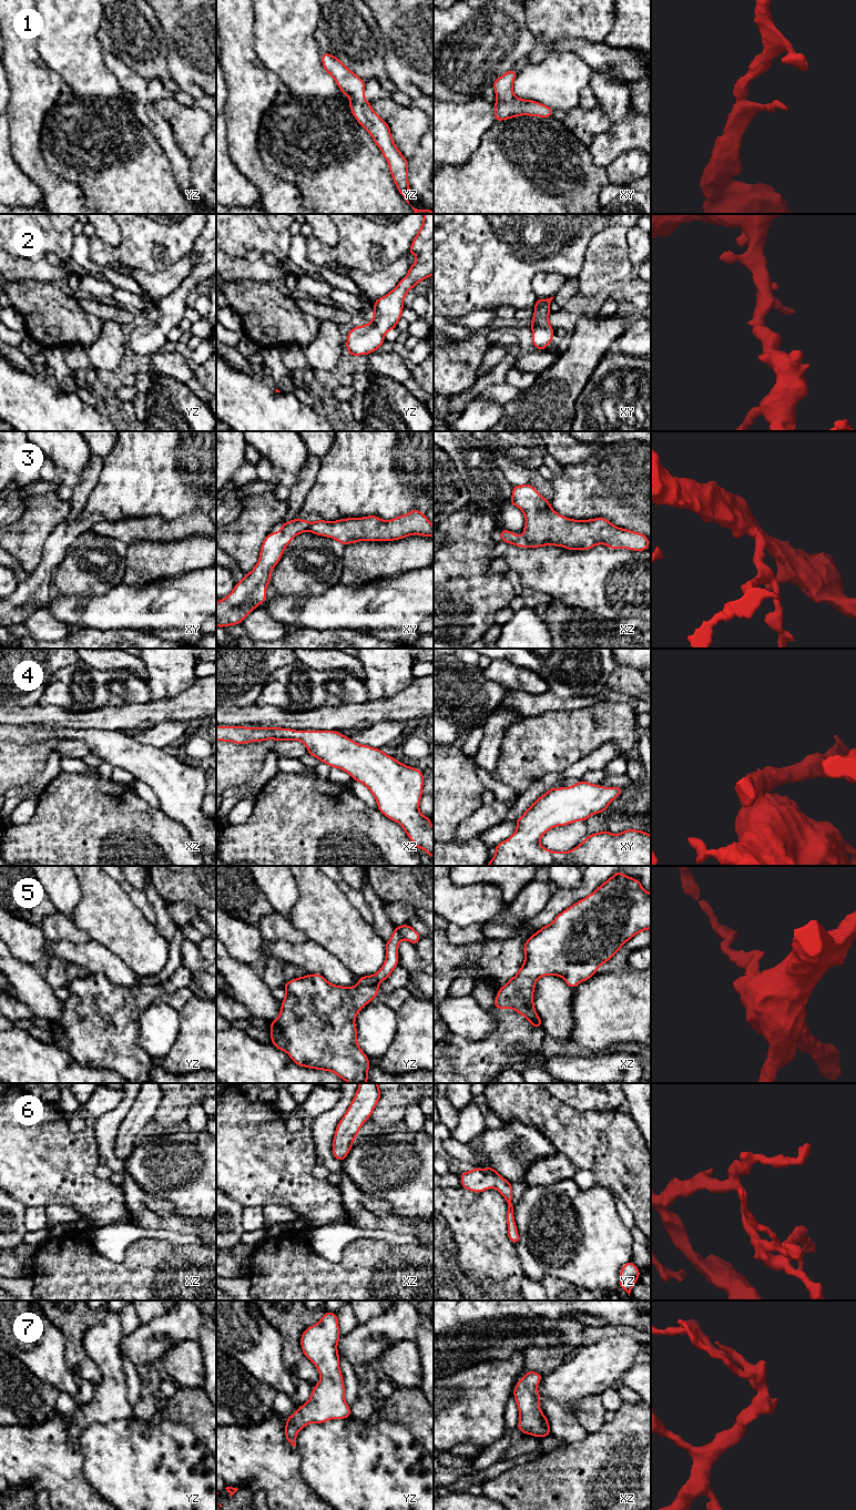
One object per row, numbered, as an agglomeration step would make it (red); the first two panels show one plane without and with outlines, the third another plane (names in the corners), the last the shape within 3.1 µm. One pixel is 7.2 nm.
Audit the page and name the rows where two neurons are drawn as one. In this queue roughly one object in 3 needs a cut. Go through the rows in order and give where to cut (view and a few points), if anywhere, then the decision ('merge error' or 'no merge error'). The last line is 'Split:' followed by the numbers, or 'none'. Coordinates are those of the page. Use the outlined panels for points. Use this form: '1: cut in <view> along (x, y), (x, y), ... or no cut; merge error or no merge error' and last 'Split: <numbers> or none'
1: no cut; no merge error
2: no cut; no merge error
3: cut in xz along (525, 536), (531, 546); merge error
4: no cut; no merge error
5: cut in yz along (358, 985), (377, 986); merge error
6: no cut; no merge error
7: no cut; no merge error
Split: 3, 5

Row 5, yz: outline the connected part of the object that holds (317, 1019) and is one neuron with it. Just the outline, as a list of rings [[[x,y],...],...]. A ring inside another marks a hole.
[[[314,973],[284,982],[284,987],[286,996],[282,1001],[279,1016],[269,1022],[268,1032],[274,1047],[285,1051],[299,1067],[334,1072],[348,1083],[367,1083],[369,1058],[357,1043],[355,1019],[358,1011],[379,993],[378,986],[335,986],[322,975]]]

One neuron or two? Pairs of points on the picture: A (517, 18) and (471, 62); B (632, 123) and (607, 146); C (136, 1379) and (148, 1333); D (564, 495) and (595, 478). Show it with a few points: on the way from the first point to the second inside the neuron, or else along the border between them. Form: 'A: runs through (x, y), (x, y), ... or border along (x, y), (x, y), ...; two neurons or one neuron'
A: runs through (506, 29), (482, 51); one neuron
B: runs through (625, 130), (613, 142); one neuron
C: border along (122, 1354), (141, 1369); two neurons
D: runs through (572, 495), (581, 492), (588, 486); one neuron

